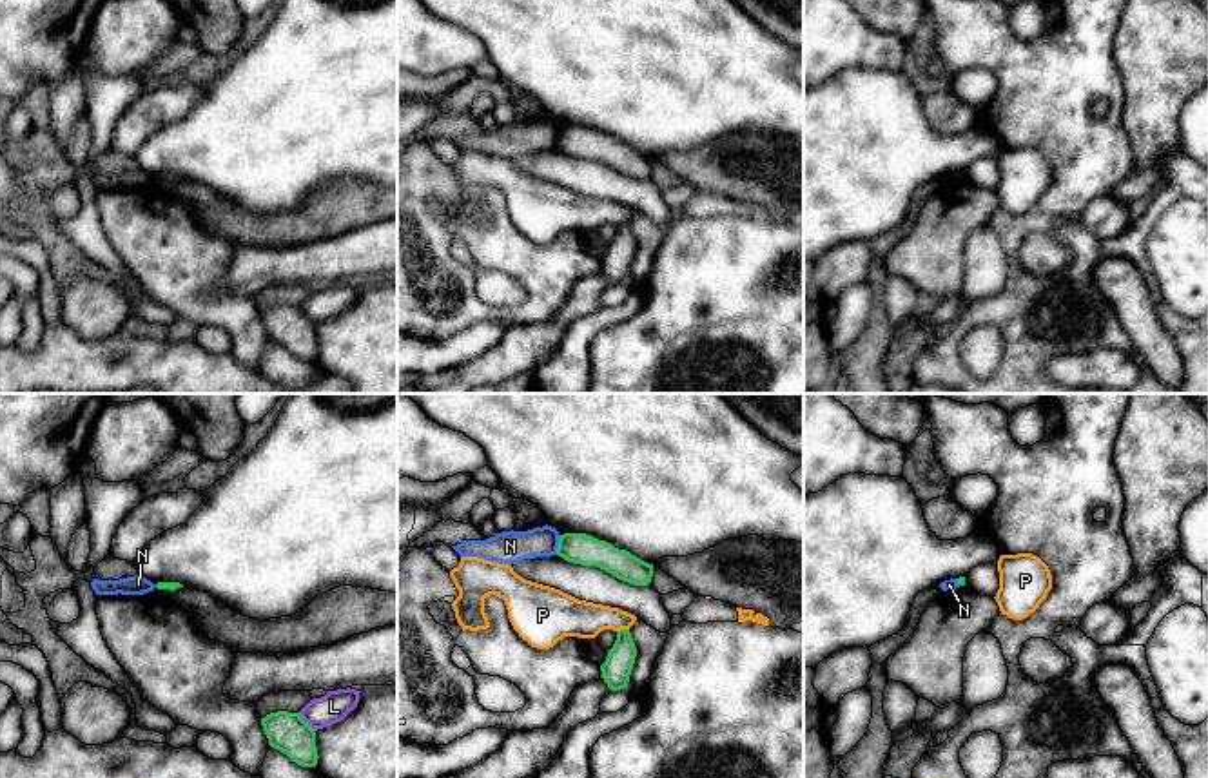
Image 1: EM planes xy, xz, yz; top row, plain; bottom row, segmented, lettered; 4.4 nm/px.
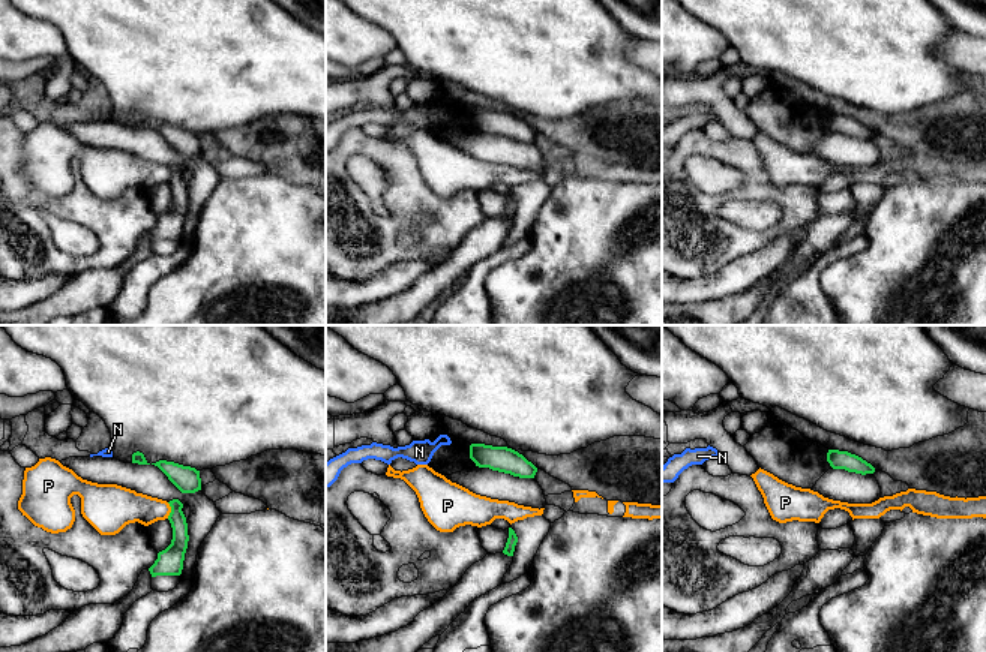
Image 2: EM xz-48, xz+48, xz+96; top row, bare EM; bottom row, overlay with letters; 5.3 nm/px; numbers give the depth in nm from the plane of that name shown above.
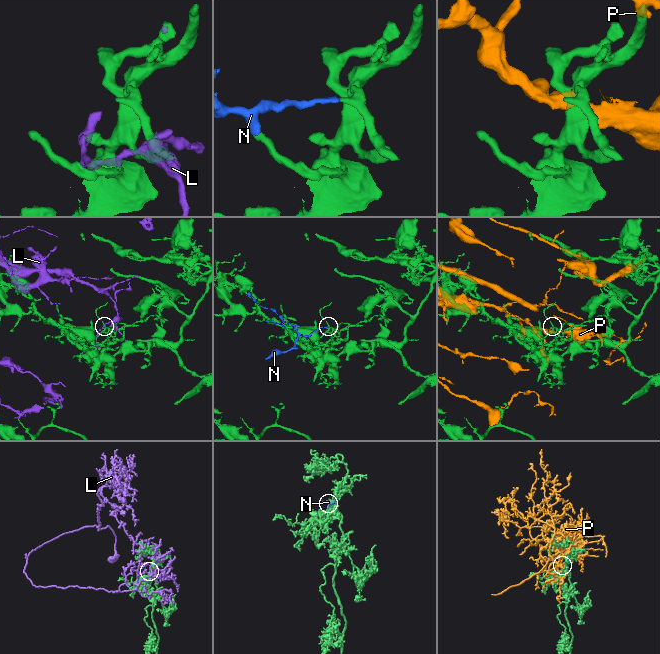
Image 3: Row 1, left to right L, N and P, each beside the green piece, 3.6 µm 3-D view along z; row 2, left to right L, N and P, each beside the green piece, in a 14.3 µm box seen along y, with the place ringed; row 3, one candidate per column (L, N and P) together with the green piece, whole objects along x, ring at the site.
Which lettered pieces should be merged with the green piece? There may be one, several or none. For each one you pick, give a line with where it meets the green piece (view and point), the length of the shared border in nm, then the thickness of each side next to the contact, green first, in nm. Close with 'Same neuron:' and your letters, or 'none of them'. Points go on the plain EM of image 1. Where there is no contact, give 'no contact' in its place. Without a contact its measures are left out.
Same neuron: none of them

